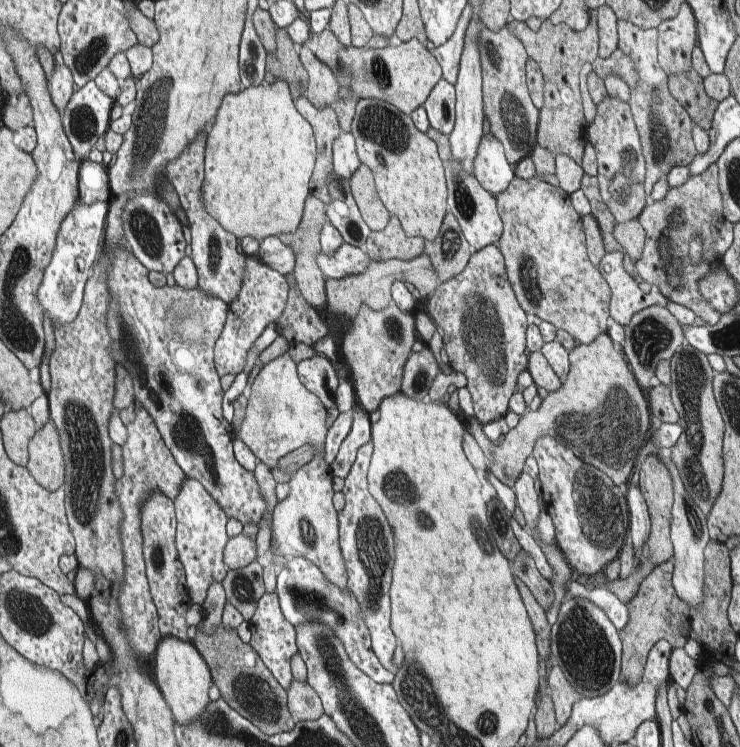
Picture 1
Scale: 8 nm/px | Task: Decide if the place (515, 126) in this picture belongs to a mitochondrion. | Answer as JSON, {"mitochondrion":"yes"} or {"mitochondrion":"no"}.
{"mitochondrion":"yes"}

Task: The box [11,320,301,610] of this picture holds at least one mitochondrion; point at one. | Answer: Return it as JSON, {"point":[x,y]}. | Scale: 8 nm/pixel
{"point":[87,456]}

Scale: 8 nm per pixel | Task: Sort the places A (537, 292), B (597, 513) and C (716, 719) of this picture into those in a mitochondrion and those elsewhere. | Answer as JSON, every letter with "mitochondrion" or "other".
{"A":"mitochondrion","B":"mitochondrion","C":"mitochondrion"}

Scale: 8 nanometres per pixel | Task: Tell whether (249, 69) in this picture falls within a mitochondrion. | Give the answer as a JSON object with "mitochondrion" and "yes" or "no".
{"mitochondrion":"no"}

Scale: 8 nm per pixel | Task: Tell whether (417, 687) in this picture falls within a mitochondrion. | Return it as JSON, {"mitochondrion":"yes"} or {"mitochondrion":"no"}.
{"mitochondrion":"yes"}

